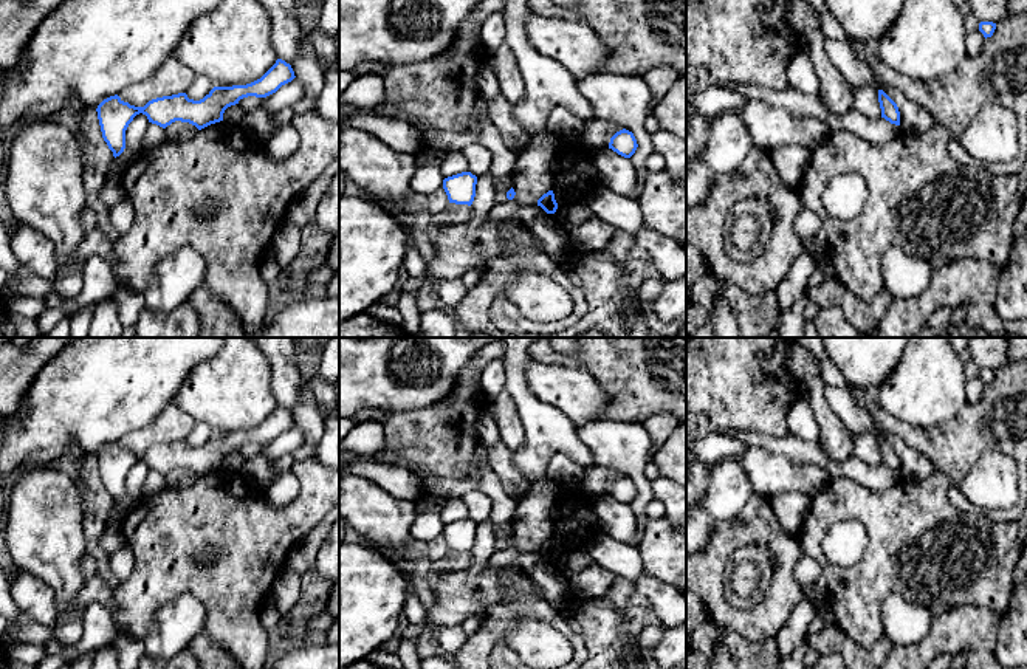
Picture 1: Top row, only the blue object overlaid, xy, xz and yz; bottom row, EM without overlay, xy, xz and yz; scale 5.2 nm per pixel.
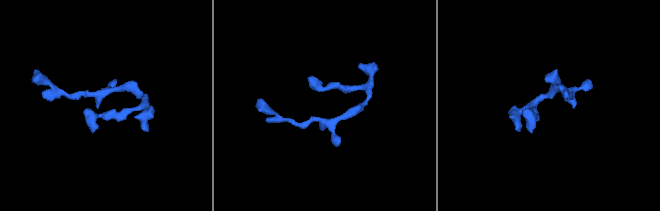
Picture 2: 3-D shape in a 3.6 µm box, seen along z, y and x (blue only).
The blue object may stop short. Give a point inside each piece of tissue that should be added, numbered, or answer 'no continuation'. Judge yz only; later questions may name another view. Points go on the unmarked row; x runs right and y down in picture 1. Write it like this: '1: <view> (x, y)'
no continuation

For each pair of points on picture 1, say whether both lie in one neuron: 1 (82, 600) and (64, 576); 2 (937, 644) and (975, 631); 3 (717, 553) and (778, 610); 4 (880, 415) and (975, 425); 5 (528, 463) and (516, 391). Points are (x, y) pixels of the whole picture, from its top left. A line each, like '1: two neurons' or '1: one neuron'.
1: two neurons
2: one neuron
3: one neuron
4: one neuron
5: one neuron

